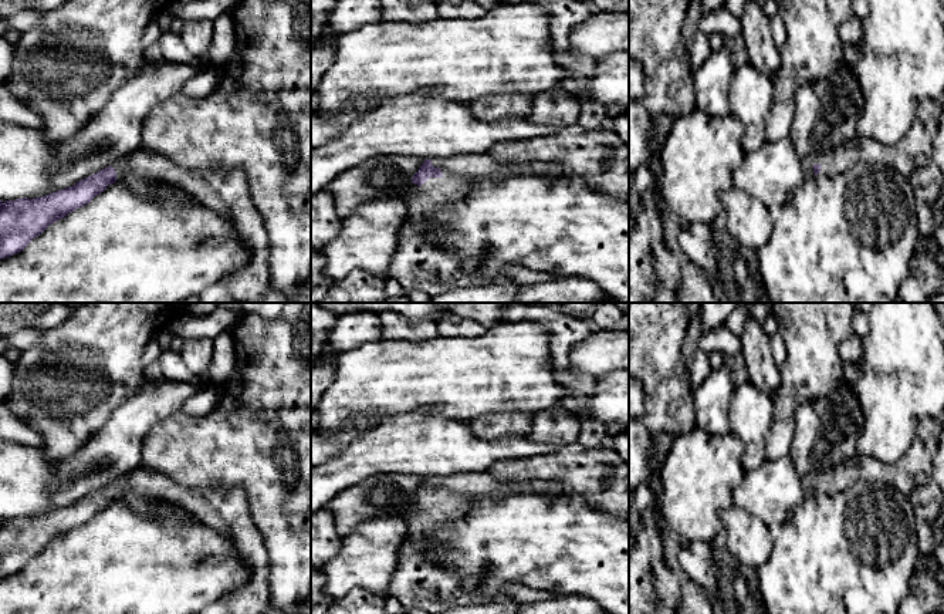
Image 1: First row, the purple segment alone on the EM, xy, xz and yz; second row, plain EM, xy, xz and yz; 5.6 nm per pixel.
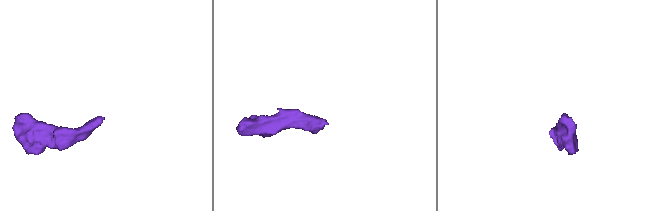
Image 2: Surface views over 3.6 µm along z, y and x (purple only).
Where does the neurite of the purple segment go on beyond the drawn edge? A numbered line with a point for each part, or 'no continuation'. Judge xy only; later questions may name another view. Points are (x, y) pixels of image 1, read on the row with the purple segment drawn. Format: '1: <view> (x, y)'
1: xy (226, 192)

